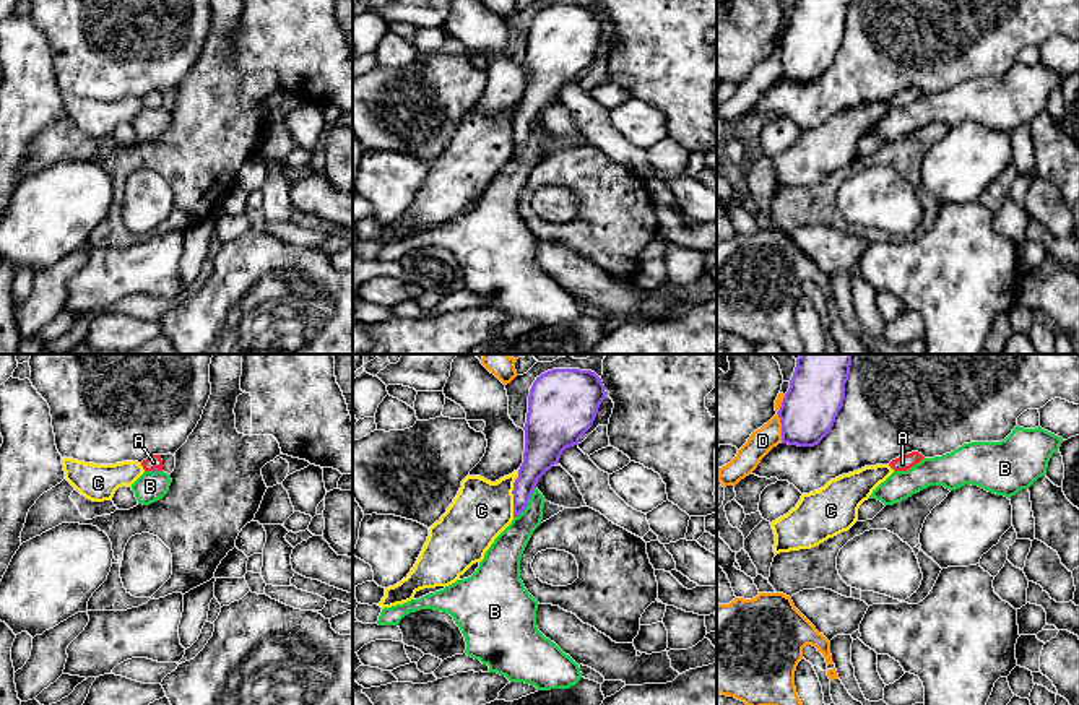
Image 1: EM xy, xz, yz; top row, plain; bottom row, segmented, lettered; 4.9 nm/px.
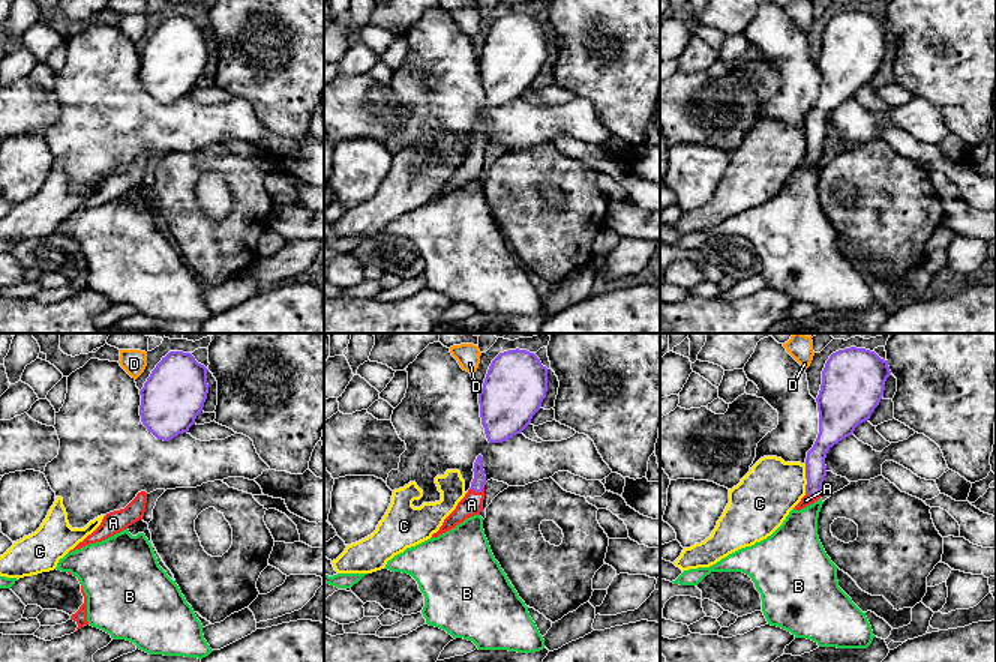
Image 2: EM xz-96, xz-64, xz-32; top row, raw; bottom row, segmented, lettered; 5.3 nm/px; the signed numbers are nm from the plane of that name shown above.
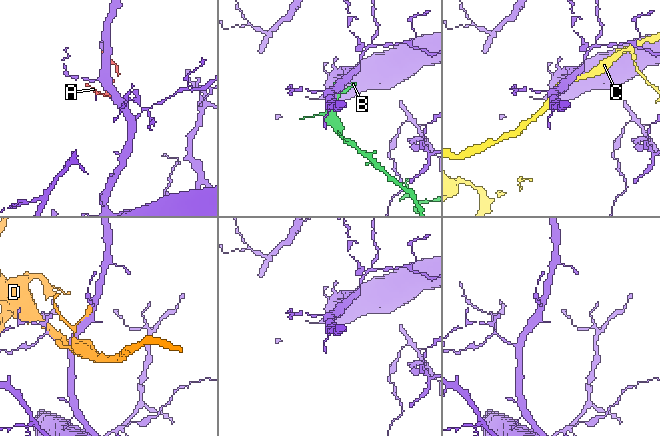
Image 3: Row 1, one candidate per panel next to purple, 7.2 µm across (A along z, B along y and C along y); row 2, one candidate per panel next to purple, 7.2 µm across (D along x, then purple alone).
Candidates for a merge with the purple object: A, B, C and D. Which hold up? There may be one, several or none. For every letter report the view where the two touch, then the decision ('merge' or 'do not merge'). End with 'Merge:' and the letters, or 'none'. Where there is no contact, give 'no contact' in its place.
A: xy | merge
B: xz | do not merge
C: xz | do not merge
D: yz | do not merge
Merge: A

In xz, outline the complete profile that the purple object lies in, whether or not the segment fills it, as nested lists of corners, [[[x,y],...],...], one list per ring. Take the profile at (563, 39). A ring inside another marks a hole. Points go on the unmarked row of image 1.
[[[552,5],[533,18],[525,58],[525,88],[514,119],[514,153],[518,153],[538,115],[559,99],[562,88],[578,81],[606,34],[601,15],[592,6]]]

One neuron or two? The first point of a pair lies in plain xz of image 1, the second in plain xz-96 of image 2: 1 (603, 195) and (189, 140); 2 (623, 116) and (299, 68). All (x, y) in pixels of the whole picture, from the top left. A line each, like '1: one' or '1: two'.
1: two
2: two

